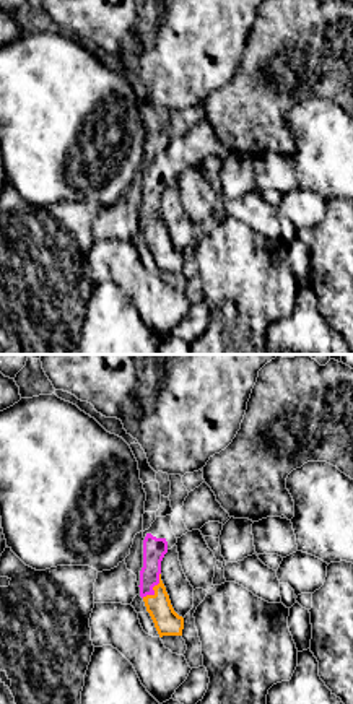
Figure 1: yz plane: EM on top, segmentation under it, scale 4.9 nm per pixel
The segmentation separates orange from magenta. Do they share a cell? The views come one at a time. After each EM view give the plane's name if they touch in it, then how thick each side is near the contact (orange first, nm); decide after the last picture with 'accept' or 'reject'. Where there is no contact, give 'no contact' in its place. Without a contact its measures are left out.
meets orange in yz; 130 nm thick on the orange side, 110 nm on the other

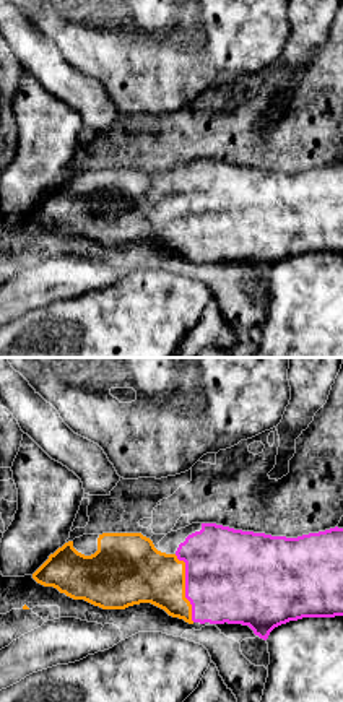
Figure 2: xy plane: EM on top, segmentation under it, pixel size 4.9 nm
meets orange in xy; 300 nm thick on the orange side, 460 nm on the other

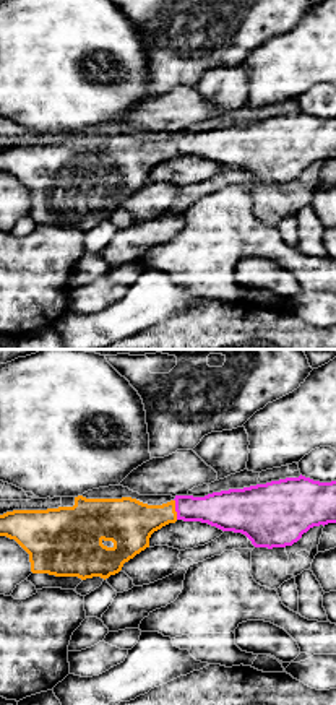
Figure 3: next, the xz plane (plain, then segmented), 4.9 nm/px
meets orange in xz; 240 nm thick on the orange side, 190 nm on the other

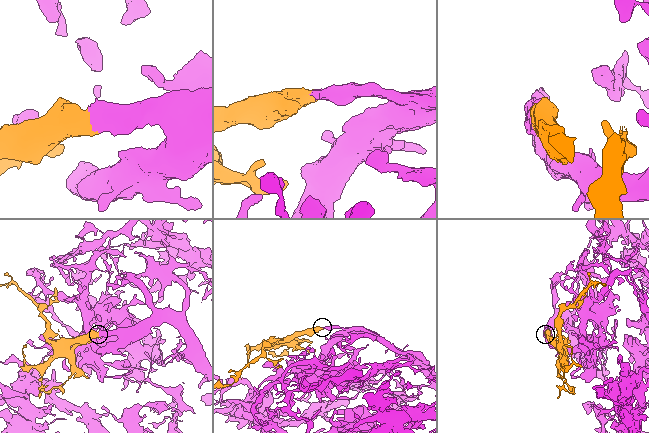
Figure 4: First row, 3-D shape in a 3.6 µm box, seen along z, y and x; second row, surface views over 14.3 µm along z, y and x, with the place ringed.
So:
accept

